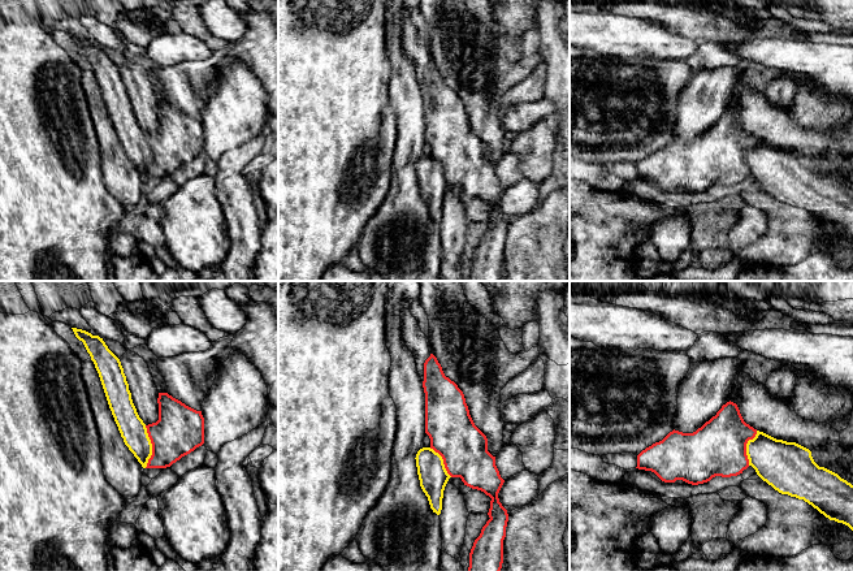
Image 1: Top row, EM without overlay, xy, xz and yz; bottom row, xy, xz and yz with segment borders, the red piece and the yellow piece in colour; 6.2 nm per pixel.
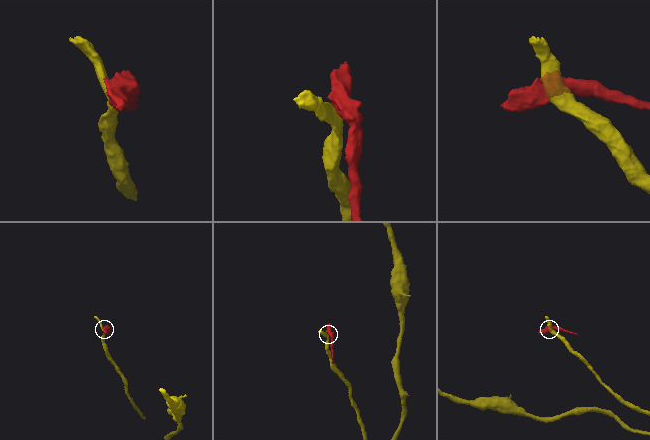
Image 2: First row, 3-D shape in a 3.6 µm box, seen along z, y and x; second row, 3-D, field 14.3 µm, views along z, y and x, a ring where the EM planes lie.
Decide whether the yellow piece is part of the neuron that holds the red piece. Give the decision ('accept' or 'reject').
reject

